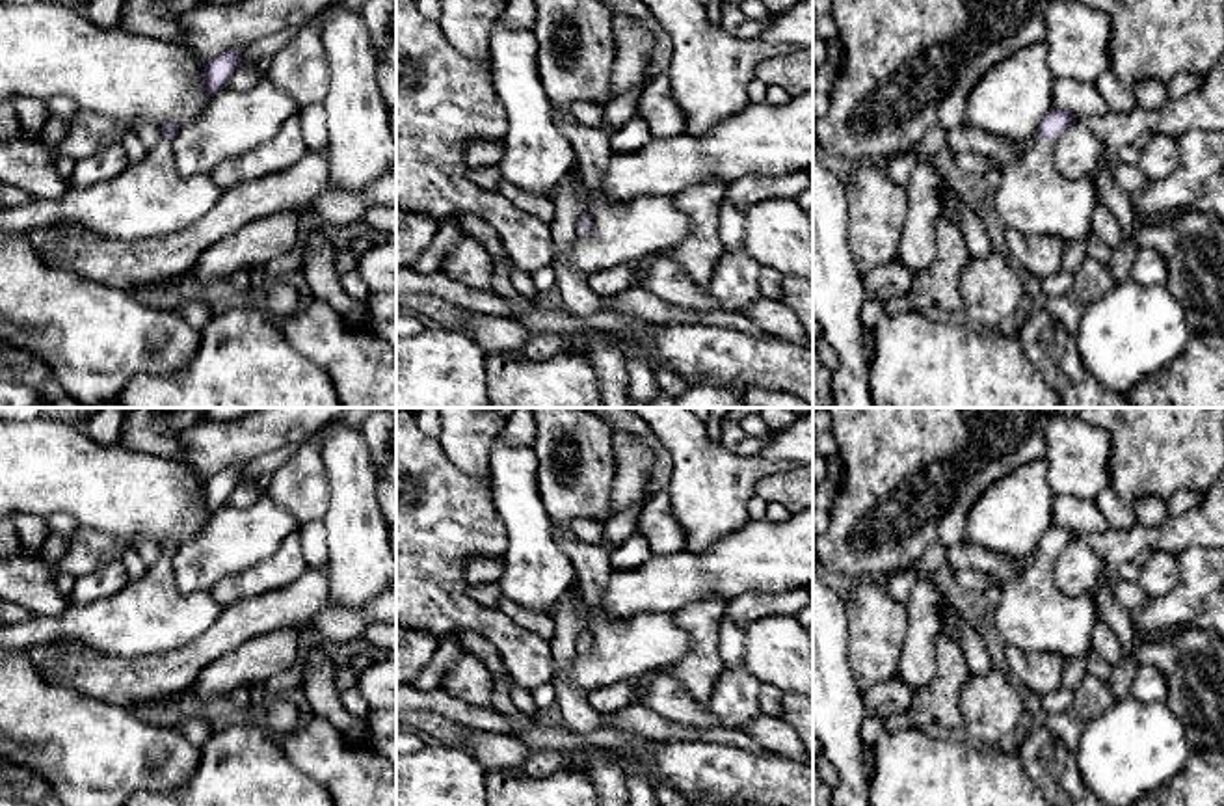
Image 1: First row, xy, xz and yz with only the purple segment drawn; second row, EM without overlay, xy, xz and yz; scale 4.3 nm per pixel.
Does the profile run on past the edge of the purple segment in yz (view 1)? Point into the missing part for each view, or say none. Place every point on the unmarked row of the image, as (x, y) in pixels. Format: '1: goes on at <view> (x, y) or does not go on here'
1: goes on at yz (1033, 615)

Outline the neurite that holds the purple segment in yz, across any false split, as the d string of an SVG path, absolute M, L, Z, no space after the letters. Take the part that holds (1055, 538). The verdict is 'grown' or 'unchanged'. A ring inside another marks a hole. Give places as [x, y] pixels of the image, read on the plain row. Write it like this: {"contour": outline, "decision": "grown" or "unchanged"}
{"contour": "M1051 521L1034 562L1001 586L995 627L1004 644L1027 653L1053 652L1064 659L1094 652L1092 631L1101 620L1094 592L1068 596L1053 577L1053 562L1073 536L1073 531Z", "decision": "grown"}

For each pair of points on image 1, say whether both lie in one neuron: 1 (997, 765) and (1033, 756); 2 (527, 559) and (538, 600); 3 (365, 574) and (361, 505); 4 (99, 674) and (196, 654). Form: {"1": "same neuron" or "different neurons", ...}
{"1": "different neurons", "2": "same neuron", "3": "same neuron", "4": "same neuron"}

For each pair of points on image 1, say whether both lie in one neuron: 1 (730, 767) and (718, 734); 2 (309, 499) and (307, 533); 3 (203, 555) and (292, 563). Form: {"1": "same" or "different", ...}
{"1": "different", "2": "different", "3": "different"}

